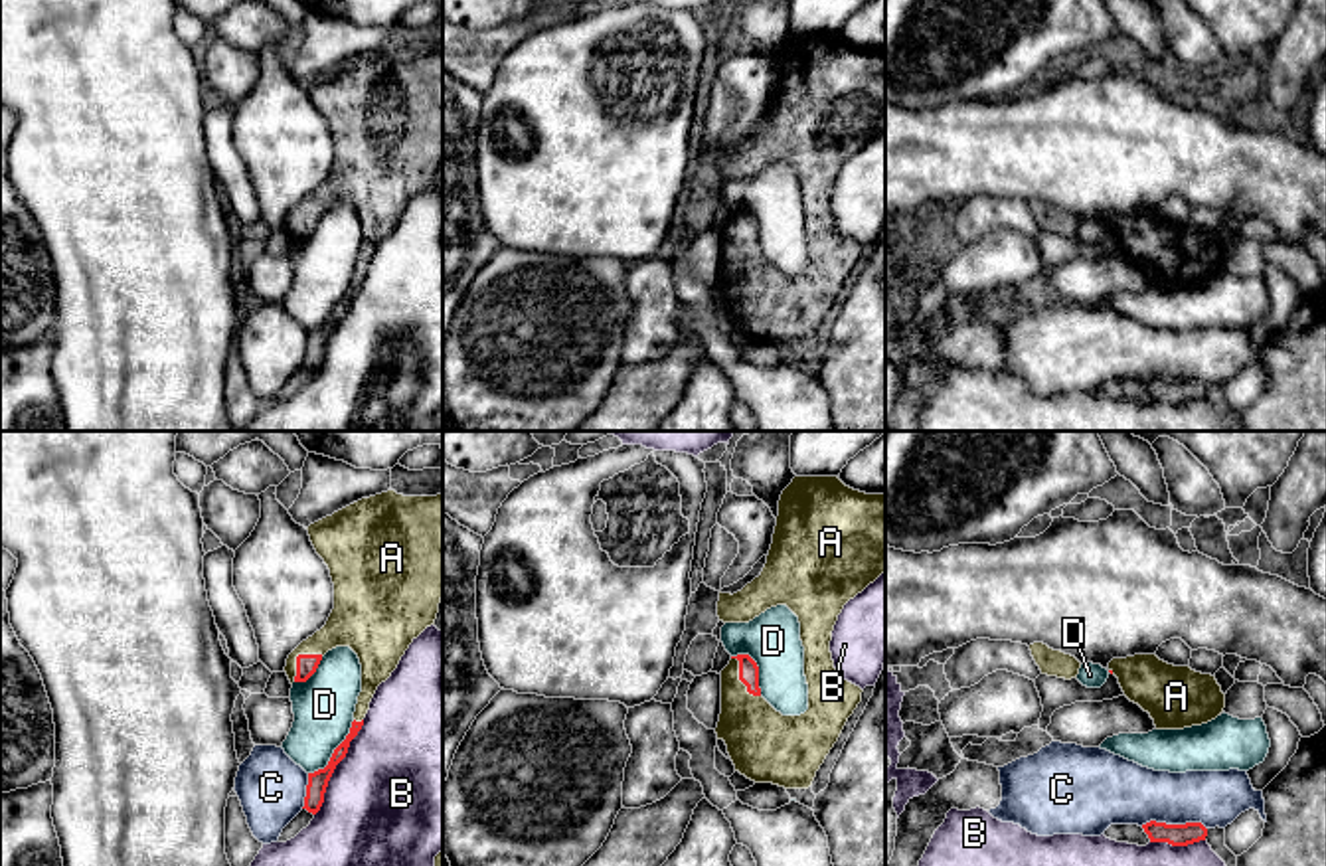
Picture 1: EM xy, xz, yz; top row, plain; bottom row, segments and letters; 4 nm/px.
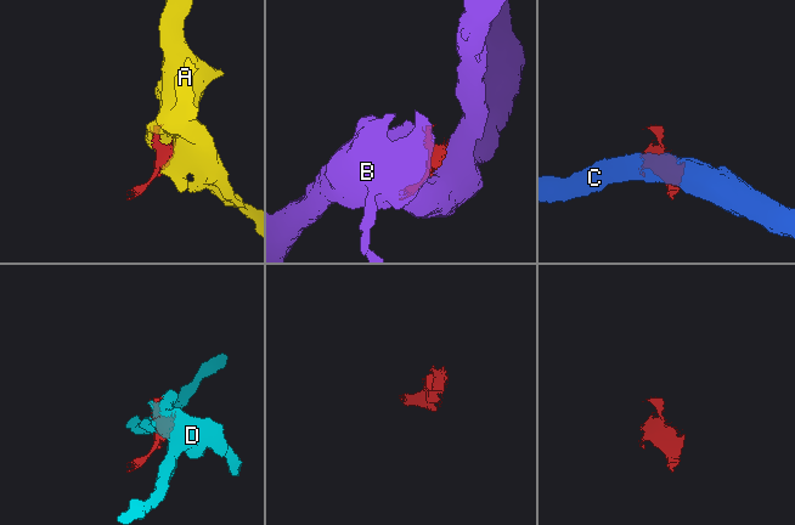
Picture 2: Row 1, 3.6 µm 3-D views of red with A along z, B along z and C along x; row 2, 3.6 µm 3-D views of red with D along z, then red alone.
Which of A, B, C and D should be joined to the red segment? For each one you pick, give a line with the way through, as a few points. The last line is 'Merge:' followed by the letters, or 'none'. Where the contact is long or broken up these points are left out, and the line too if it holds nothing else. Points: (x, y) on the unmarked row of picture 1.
Merge: A

